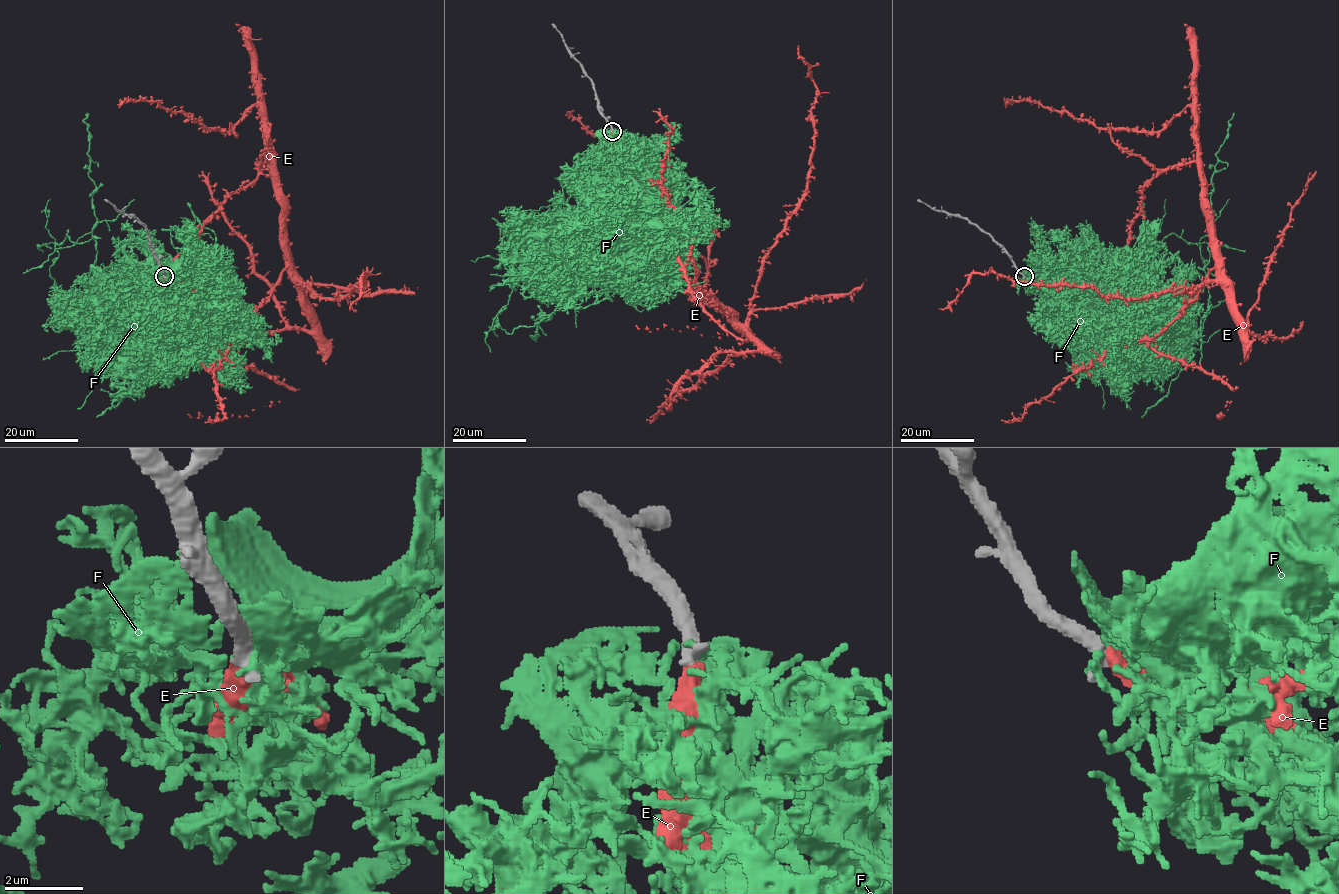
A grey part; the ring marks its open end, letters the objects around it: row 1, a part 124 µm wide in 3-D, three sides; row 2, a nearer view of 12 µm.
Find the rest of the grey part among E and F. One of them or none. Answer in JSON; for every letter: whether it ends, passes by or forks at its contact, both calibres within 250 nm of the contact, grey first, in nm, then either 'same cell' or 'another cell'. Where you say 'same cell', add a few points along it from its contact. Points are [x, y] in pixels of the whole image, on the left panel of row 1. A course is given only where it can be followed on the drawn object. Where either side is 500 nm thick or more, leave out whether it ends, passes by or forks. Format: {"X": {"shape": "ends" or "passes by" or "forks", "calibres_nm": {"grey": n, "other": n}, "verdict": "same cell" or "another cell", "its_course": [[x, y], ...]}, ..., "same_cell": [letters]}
{"E": {"shape": "ends", "calibres_nm": {"grey": 440, "other": 460}, "verdict": "same cell", "its_course": [[164, 275], [239, 345], [285, 264], [268, 119], [253, 106], [221, 131], [158, 101], [117, 104]]}, "F": {"shape": "ends", "calibres_nm": {"grey": 440, "other": 240}, "verdict": "another cell"}, "same_cell": ["E"]}

